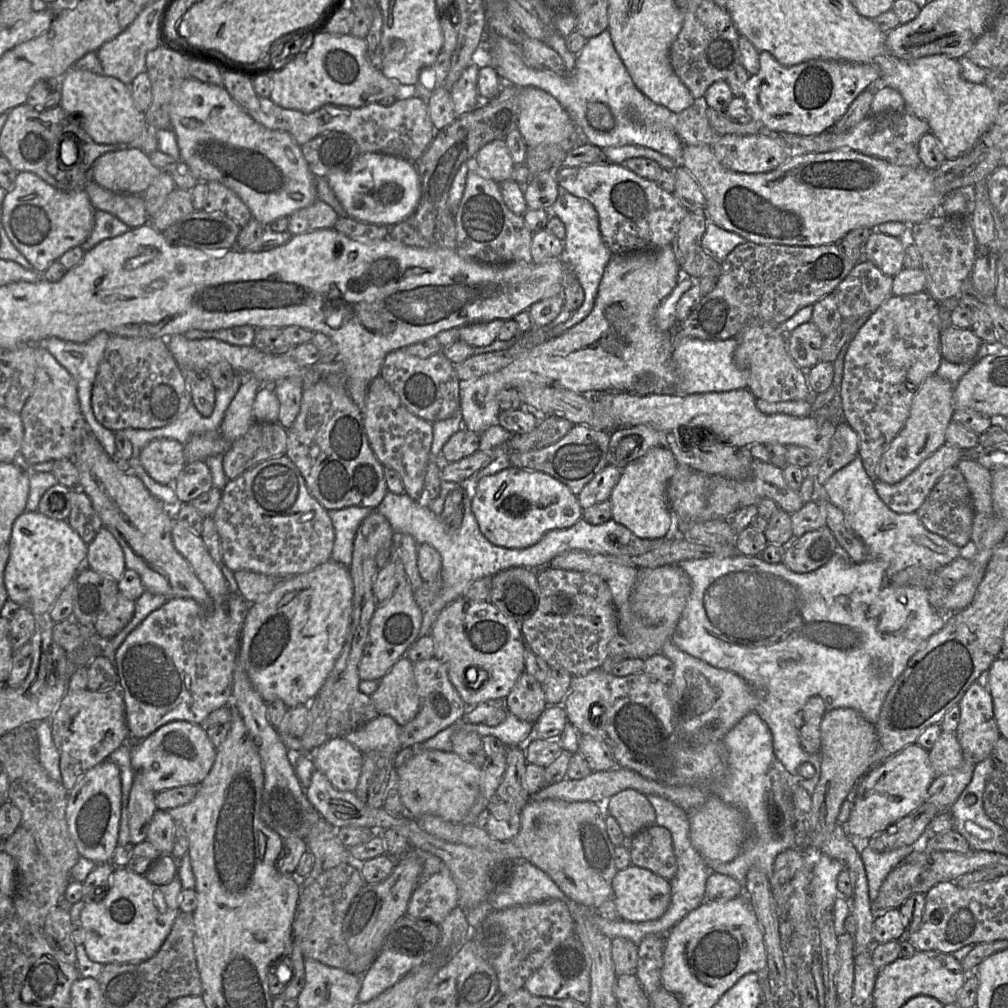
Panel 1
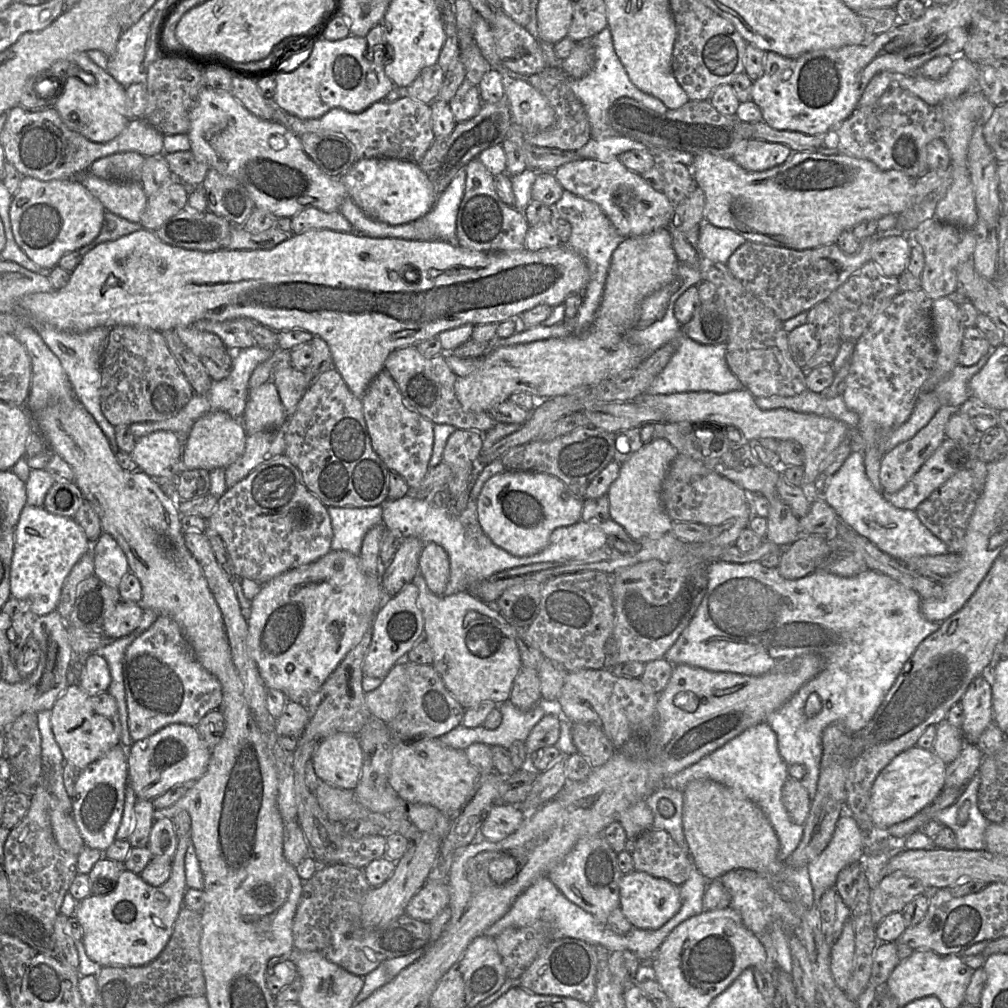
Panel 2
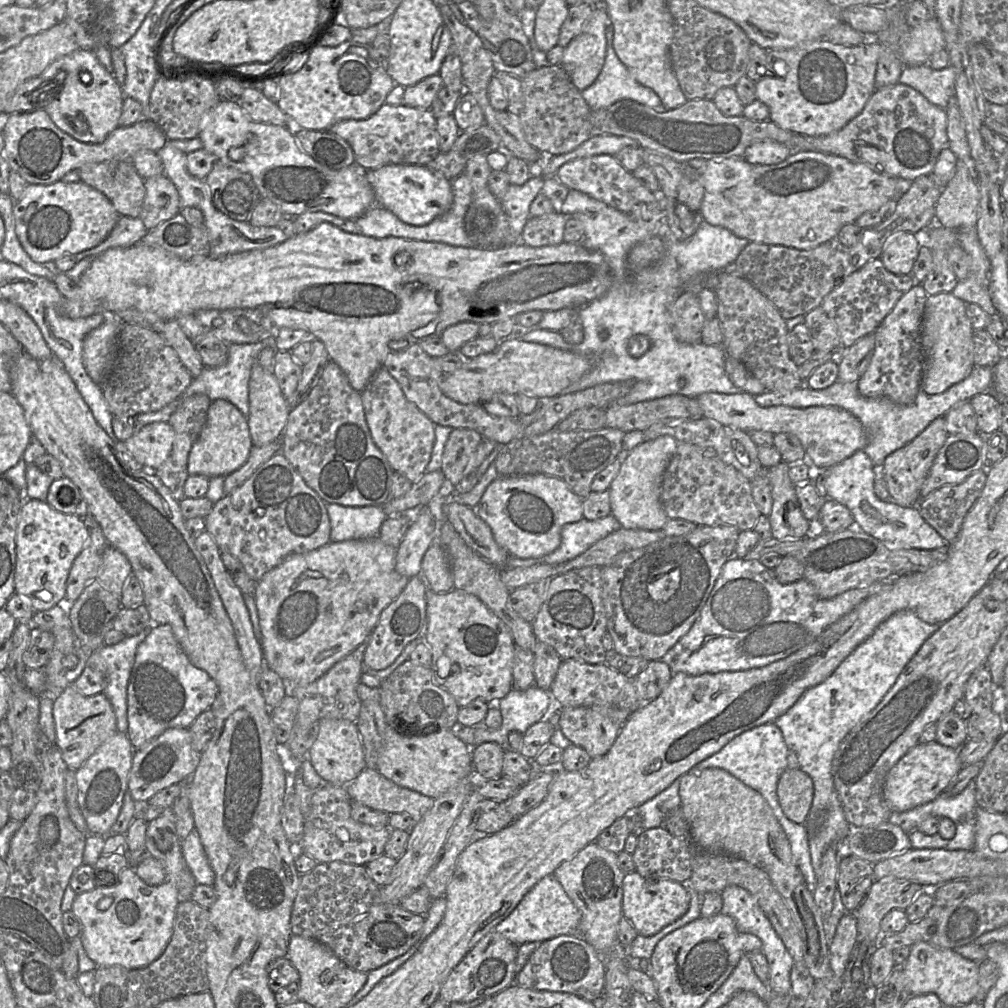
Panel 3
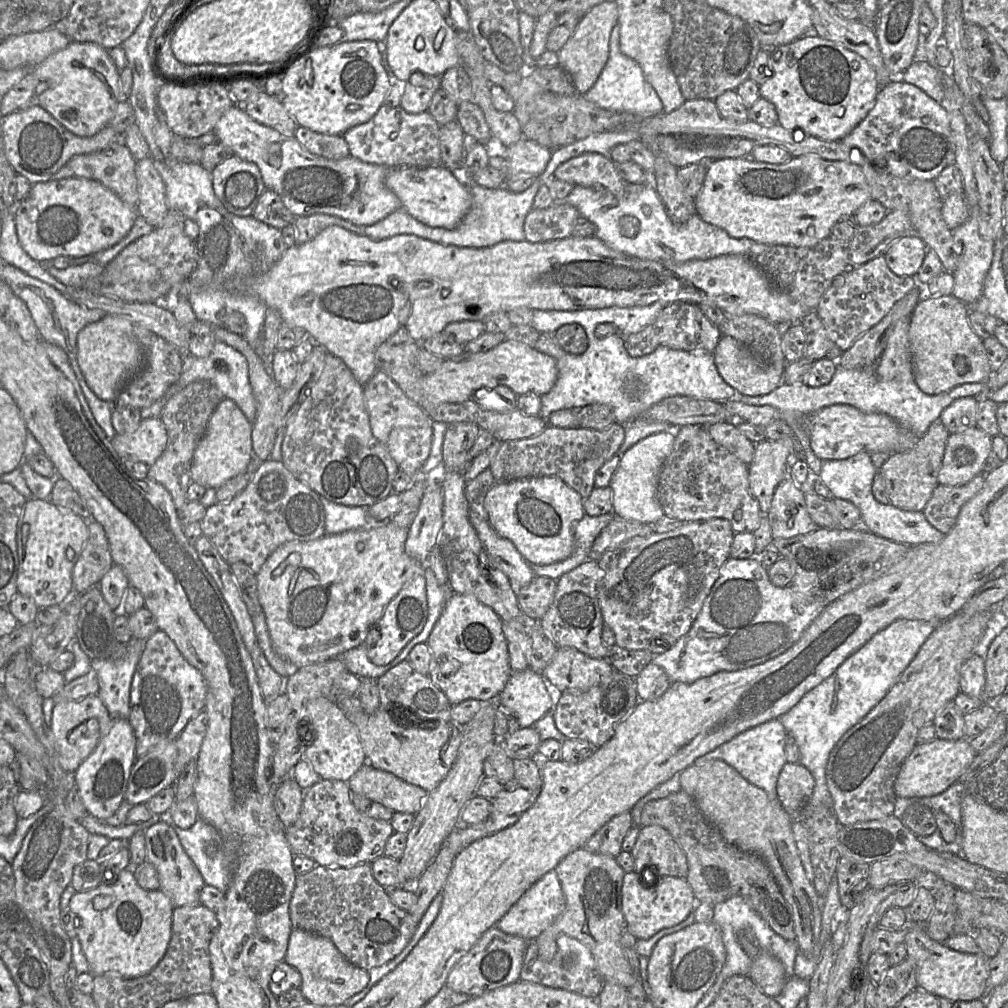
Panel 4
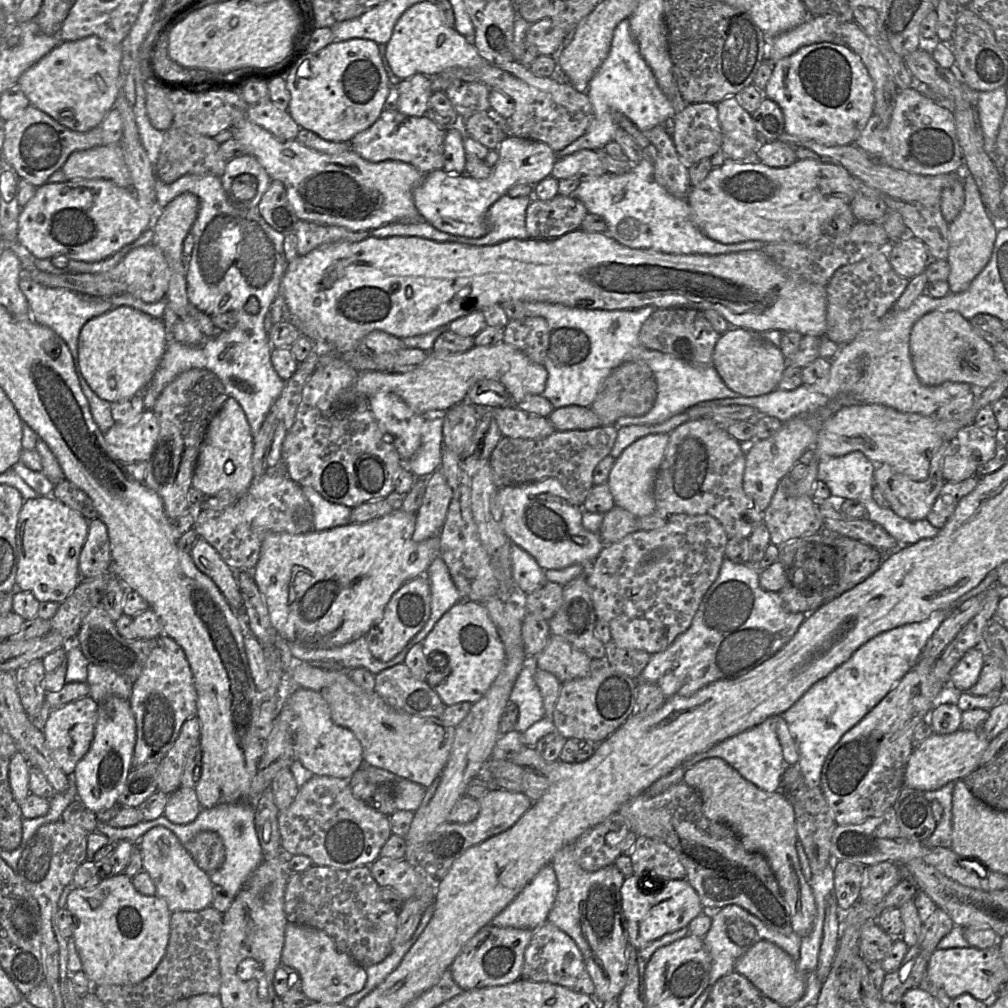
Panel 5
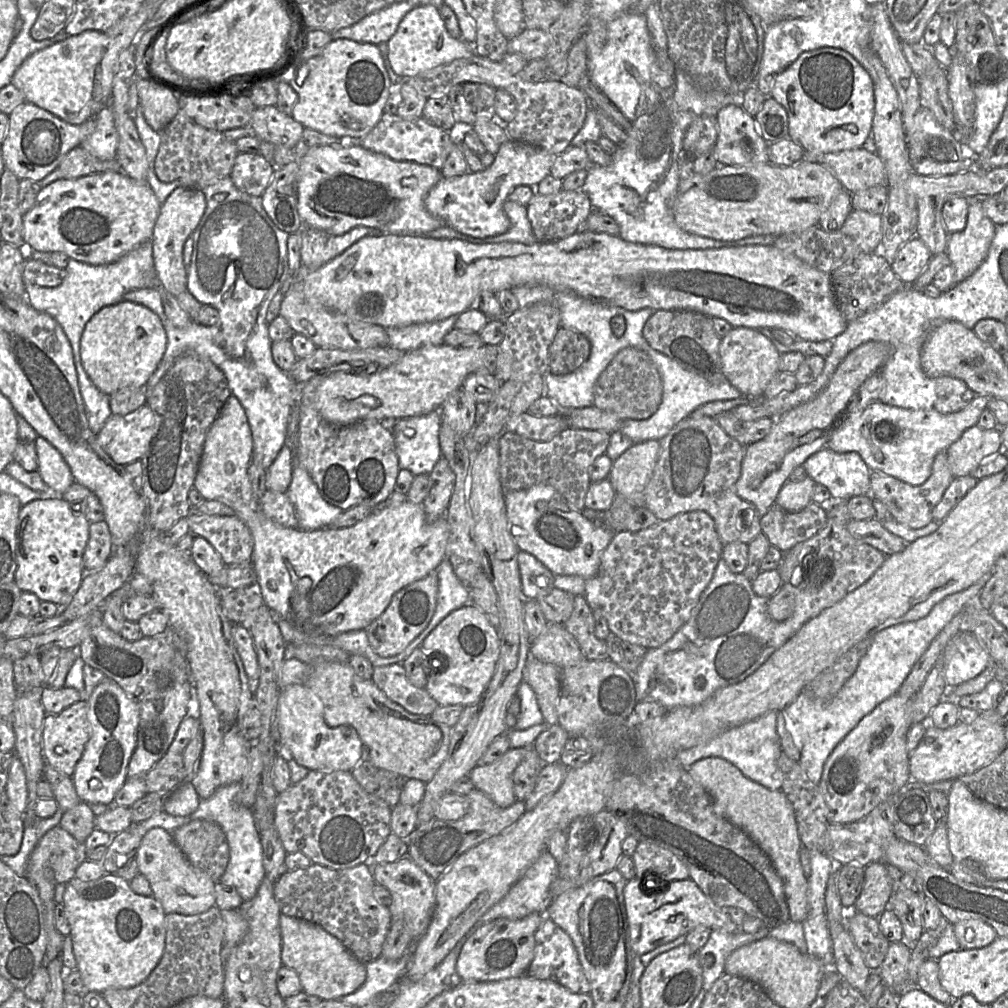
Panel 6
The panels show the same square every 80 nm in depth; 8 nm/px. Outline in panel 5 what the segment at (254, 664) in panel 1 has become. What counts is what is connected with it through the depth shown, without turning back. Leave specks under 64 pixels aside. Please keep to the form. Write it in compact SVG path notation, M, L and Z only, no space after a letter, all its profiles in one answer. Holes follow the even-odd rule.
M394 510L392 513L372 520L367 523L347 524L325 531L311 531L301 535L287 533L269 533L264 538L257 565L253 569L253 577L258 589L263 596L270 621L277 634L288 643L315 649L333 649L351 643L360 637L366 636L370 628L381 619L386 605L391 597L407 582L419 577L426 576L429 566L435 559L440 557L440 538L435 536L422 542L414 542L412 537L415 530L416 514Z

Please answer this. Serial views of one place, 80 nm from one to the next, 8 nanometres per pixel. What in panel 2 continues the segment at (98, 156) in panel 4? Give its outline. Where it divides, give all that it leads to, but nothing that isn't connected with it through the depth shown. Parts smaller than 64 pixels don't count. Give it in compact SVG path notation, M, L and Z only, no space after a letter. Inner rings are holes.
M90 172L81 177L81 182L106 211L130 222L141 221L148 199L141 182L106 180Z

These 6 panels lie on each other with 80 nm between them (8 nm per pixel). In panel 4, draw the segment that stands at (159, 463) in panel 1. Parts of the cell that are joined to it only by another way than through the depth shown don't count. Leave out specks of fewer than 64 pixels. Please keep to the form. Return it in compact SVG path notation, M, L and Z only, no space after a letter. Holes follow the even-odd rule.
M158 417L142 419L135 431L115 434L110 442L122 460L139 461L150 467L165 450L167 439L166 428Z

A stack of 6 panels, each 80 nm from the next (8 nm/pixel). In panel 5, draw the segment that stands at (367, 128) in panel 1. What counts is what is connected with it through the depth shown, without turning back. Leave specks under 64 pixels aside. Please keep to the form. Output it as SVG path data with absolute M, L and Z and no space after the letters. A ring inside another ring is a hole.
M384 109L368 129L356 134L350 149L370 162L396 160L412 165L423 174L444 169L444 139L446 131L427 116L412 117L398 110Z

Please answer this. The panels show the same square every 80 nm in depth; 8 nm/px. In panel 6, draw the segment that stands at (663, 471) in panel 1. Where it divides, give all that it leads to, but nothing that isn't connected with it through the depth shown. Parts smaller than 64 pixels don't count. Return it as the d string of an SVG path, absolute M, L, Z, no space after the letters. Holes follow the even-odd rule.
M648 440L633 444L613 462L608 476L616 494L625 497L635 508L645 506L644 490L652 476L660 452L659 440Z

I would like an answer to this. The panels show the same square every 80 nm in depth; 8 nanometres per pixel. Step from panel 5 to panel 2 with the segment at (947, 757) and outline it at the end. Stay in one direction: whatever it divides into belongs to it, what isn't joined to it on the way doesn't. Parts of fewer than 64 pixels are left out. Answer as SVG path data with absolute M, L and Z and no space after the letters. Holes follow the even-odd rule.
M917 745L898 754L876 777L870 797L874 828L886 829L907 820L931 803L945 787L946 764L933 752Z

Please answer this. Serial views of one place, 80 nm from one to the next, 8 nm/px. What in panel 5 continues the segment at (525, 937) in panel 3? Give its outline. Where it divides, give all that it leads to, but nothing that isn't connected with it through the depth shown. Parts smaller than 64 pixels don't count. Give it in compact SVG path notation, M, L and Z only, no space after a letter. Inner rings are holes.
M550 863L489 924L534 931L547 921L557 893L556 874Z

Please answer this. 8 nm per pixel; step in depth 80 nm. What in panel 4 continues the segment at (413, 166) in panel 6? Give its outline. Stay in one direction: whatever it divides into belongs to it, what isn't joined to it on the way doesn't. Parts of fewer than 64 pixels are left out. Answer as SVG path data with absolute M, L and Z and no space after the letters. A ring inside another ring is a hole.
M242 105L228 108L213 132L217 142L231 148L234 155L258 166L266 189L277 193L296 217L327 214L358 226L370 226L402 209L398 197L385 186L390 168L365 163L352 156L330 160L314 155L303 148L295 136L284 136L252 119Z

